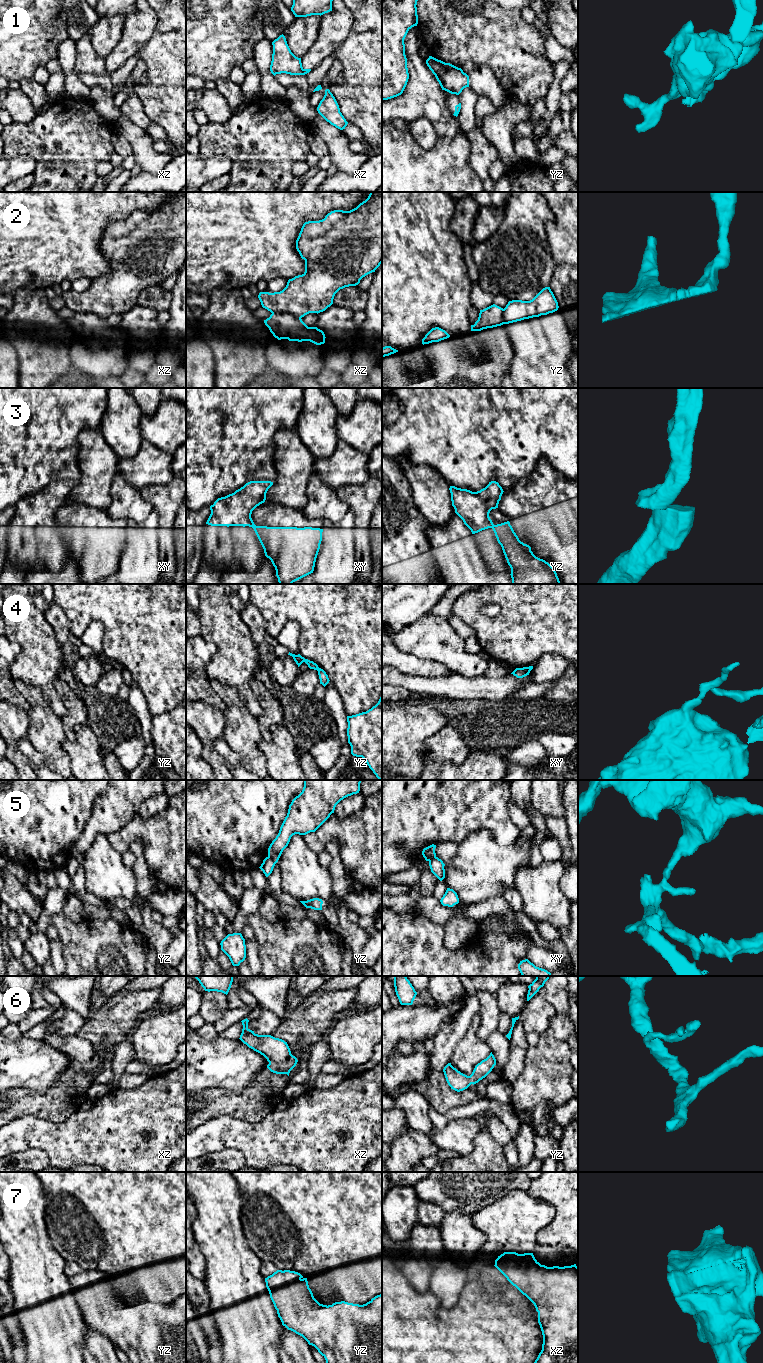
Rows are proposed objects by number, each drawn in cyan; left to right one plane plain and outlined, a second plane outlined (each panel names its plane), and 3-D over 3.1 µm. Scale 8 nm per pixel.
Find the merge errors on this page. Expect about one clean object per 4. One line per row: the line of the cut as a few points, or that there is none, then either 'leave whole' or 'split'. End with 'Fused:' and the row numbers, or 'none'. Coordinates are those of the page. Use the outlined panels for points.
1: cut in xz along (301, 67), (305, 73); split
2: cut in xz along (272, 313), (290, 313), (300, 318); split
3: cut in xy along (254, 524), (251, 526); split
4: cut in yz along (318, 667), (317, 670); split
5: cut in yz along (268, 856), (276, 862); split
6: no cut; leave whole
7: no cut; leave whole
Fused: 1, 2, 3, 4, 5

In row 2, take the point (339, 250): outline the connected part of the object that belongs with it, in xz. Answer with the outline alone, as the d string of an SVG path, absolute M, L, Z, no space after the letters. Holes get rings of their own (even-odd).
M369 192L368 198L360 203L356 208L350 211L334 210L328 213L324 219L319 221L305 222L301 228L299 236L296 240L296 249L299 252L302 259L305 260L305 272L302 275L295 276L289 279L286 287L280 292L260 292L258 298L263 308L270 311L272 314L291 314L297 318L302 318L309 313L320 313L325 311L333 304L335 294L345 287L356 286L360 283L360 280L366 275L375 272L375 270L382 263L382 192Z

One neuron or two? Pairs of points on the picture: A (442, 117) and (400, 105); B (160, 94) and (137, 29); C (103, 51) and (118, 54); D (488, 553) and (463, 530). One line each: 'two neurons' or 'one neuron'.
A: one neuron
B: two neurons
C: two neurons
D: two neurons

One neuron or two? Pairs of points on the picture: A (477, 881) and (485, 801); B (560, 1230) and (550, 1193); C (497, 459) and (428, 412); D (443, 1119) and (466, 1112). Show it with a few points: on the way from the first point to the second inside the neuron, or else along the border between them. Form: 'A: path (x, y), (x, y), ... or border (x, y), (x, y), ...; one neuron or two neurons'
A: border (462, 843), (473, 832), (489, 830), (501, 844); two neurons
B: path (561, 1221), (561, 1204), (559, 1202); one neuron
C: path (480, 442), (450, 412), (445, 412); one neuron
D: path (449, 1116), (460, 1112); one neuron

